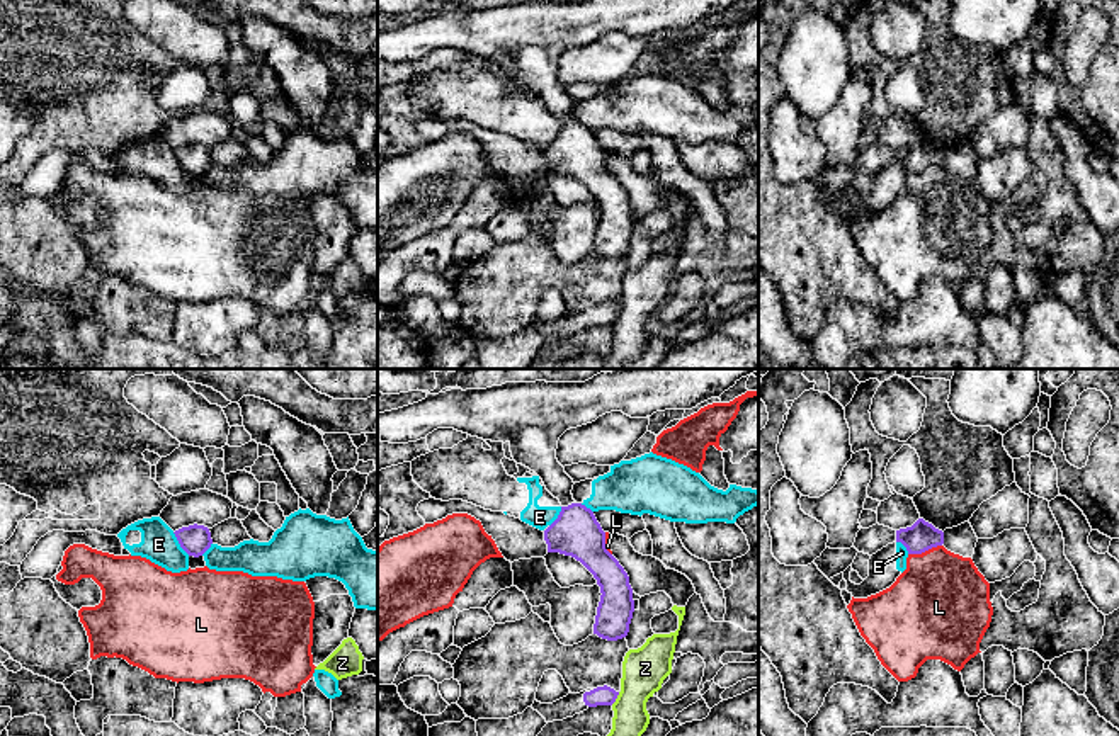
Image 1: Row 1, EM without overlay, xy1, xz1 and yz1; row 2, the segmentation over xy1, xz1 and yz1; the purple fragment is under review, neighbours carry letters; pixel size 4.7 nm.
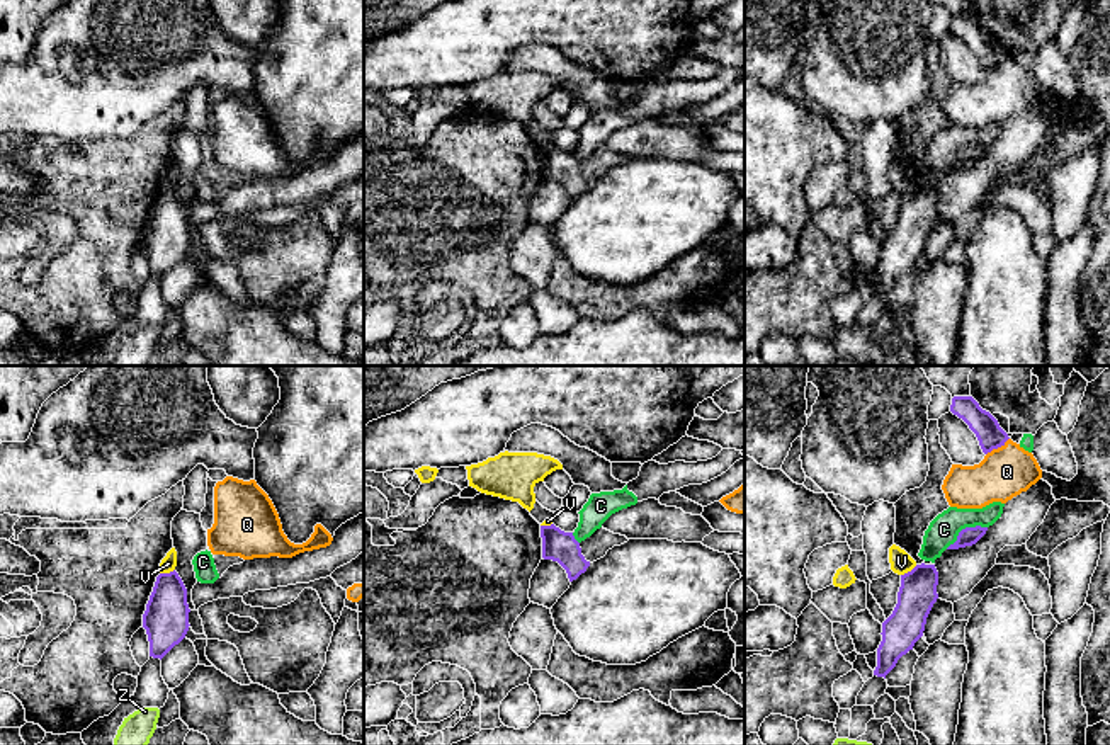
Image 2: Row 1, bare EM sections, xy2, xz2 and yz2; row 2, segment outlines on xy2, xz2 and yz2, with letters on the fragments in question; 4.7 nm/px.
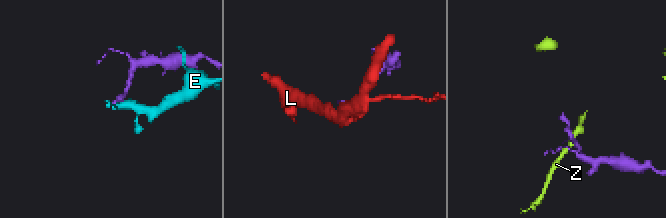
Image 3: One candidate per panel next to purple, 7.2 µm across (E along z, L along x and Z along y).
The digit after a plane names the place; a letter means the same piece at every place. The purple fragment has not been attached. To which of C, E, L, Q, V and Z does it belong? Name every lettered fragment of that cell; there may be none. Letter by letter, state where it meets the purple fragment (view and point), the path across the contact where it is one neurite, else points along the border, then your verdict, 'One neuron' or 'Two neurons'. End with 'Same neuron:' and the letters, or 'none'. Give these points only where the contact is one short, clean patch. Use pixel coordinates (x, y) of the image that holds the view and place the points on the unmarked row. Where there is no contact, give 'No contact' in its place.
C: Touches purple at yz2 (966, 147). Two neurons
E: Touches purple at xy1 (179, 162). Boundary: xy1 (172, 152), (189, 174). Two neurons
L: Touches purple at yz1 (924, 170). Boundary: yz1 (941, 164), (908, 174). Two neurons
Q: Touches purple at yz2 (996, 67). Two neurons
V: Touches purple at yz2 (908, 191). Boundary: yz2 (917, 184), (901, 194). Two neurons
Z: Touches purple at xz1 (616, 317). Boundary: xz1 (619, 311), (611, 323). Two neurons
Same neuron: none

